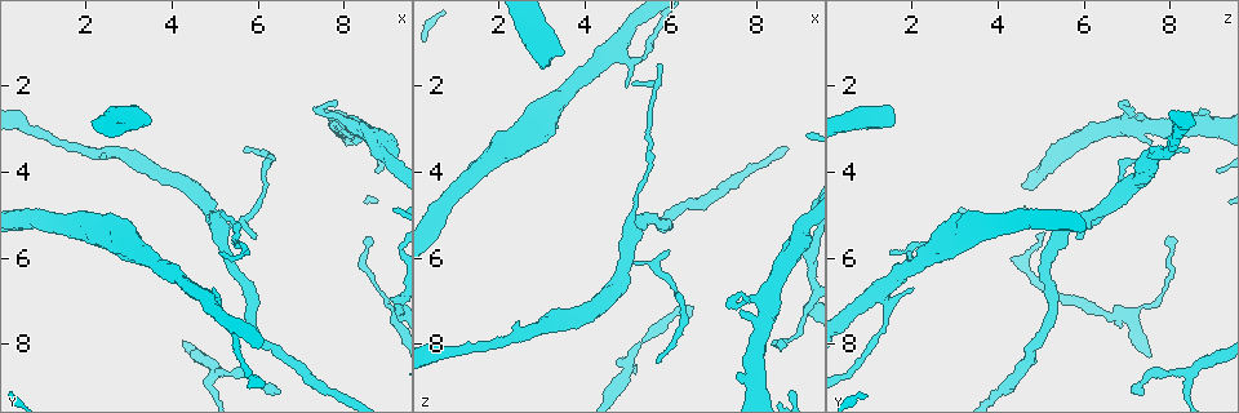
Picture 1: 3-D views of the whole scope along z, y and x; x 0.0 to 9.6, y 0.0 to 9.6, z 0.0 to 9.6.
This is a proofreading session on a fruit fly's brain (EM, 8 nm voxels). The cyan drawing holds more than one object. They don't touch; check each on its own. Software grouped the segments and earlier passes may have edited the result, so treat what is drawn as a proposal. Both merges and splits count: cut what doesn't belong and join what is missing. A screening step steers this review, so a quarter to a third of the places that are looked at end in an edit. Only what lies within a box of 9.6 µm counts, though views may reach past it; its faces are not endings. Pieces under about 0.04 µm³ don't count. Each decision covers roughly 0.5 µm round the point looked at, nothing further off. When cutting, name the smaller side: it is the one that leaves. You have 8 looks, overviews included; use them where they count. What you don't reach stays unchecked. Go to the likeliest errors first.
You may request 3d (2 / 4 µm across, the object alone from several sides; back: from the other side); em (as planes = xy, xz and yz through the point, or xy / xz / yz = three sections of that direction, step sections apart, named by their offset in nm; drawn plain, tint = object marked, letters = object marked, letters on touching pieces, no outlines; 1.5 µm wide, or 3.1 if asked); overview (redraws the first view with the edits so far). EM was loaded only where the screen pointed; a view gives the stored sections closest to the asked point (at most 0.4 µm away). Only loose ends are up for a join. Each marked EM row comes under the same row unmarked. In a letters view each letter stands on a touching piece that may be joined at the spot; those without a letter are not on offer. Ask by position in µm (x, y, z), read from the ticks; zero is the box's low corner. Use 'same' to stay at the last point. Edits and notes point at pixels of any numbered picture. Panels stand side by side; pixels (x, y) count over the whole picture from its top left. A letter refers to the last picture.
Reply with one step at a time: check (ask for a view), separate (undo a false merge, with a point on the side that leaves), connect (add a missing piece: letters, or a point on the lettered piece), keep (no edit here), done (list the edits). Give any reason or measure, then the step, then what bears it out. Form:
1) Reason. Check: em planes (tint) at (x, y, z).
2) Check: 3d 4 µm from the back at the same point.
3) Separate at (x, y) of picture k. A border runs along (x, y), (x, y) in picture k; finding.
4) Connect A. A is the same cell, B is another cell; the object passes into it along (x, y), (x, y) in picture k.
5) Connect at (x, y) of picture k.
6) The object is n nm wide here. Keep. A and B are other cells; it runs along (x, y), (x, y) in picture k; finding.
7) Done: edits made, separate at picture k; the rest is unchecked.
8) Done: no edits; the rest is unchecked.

Branch stops here. Check: em planes (letters) at (5.00, 6.65, 2.10).

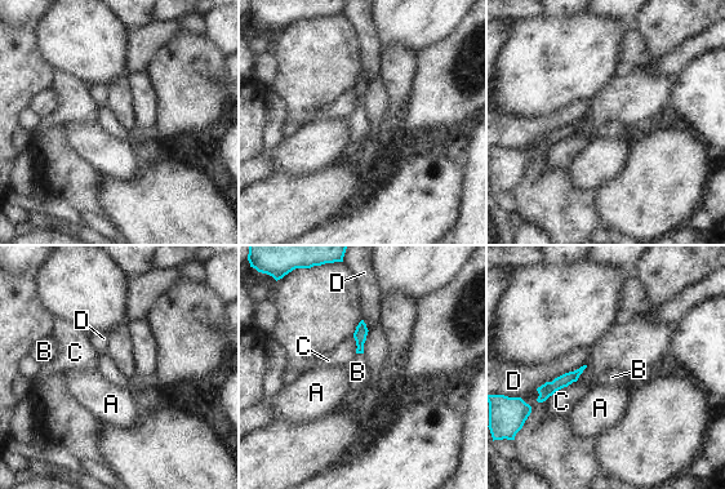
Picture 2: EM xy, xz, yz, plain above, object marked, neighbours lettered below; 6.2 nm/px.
The longest contact is with D, 340 nm. Keep. A, B, C and D are other cells; a border runs along (583, 364), (546, 381), (537, 389) in picture 2; no lettered piece goes on from it.

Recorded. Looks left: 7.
Touches itself. Check: em planes (letters) at (7.70, 2.40, 6.80).

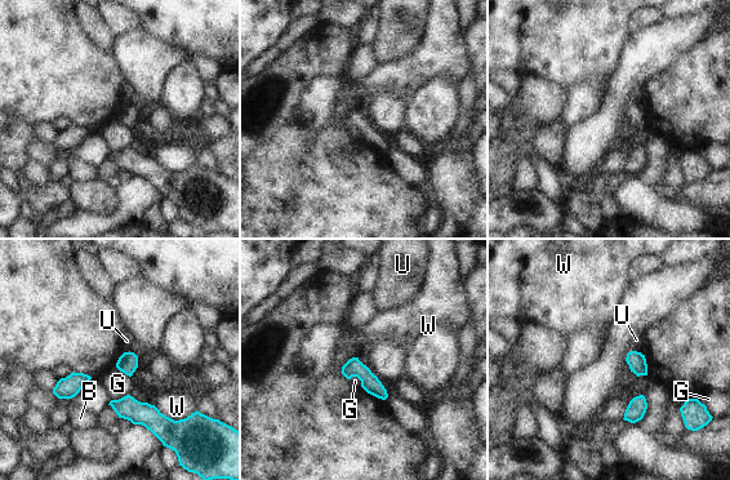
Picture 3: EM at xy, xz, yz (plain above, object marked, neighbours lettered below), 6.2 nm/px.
The object is 60 nm wide here. Keep. B, G, U and W are other cells; one neuron here.

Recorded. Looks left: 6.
Branch stops here. Check: 3d 4 µm from the back at (6.45, 9.10, 7.15).

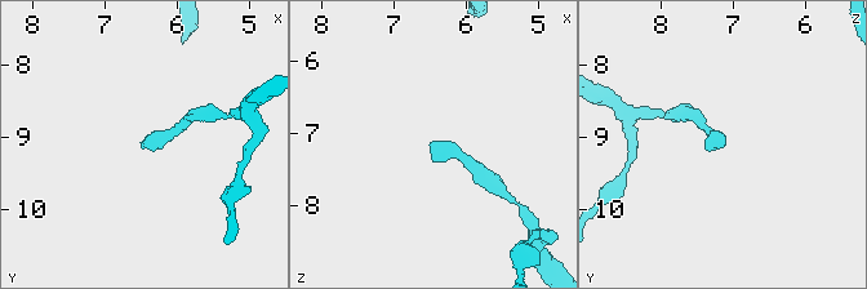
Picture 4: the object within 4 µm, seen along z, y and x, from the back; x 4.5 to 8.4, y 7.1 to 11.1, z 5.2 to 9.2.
Need the tissue. Check: em xz step 4 (tint) at (6.50, 9.10, 7.20).

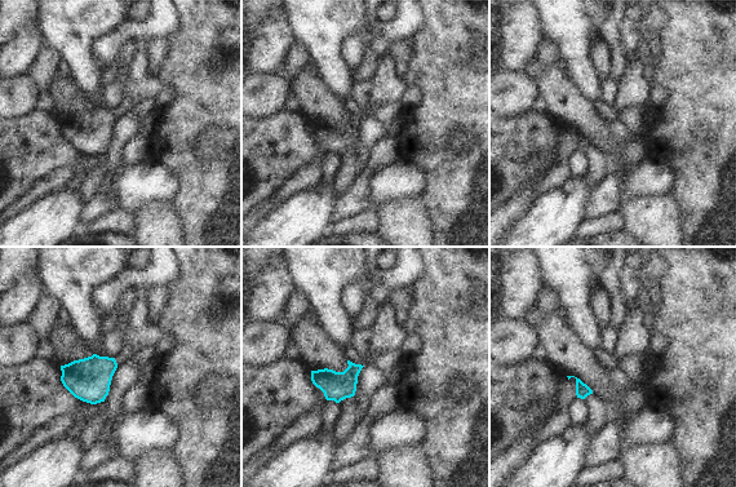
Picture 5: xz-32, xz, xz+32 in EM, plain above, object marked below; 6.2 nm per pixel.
Check: em xz step 4 (letters) at the same point.

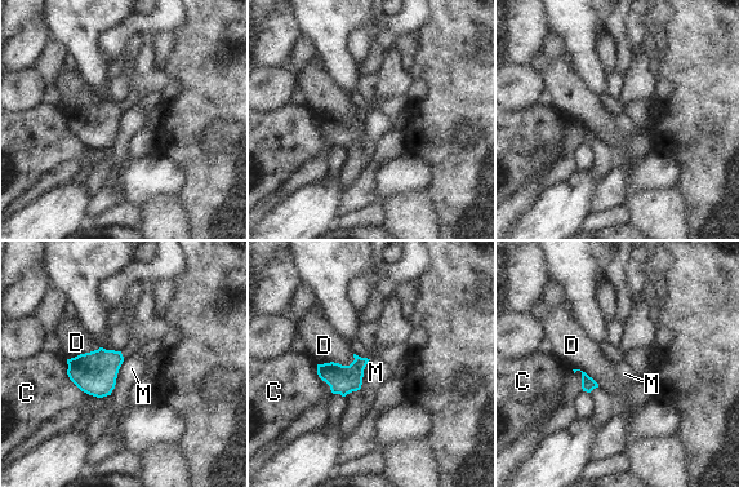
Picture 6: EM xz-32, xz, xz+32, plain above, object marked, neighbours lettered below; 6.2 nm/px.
Keep. C, D and M are other cells; a border runs along (124, 359), (115, 388), (110, 394) in picture 6; none of them fits.

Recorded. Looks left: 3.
Done: no edits; the rest is unchecked.

